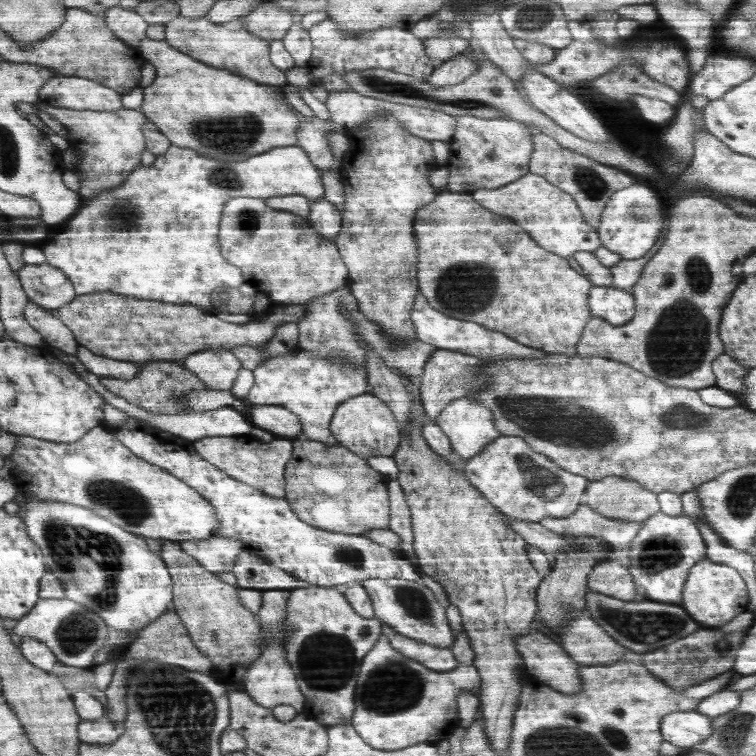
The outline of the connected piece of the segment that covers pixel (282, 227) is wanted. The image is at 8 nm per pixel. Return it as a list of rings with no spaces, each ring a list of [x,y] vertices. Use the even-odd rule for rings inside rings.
[[[238,196],[224,204],[218,228],[220,252],[234,266],[241,270],[243,282],[253,286],[257,292],[264,293],[270,301],[285,305],[300,305],[314,300],[316,297],[332,293],[348,281],[348,267],[341,258],[340,250],[335,242],[323,240],[322,234],[312,228],[308,218],[300,218],[296,214],[280,210],[272,210],[266,206],[263,198]]]

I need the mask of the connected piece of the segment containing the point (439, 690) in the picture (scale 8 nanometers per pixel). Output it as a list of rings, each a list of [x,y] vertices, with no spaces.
[[[384,633],[361,664],[362,678],[357,678],[358,714],[353,714],[351,726],[378,750],[402,750],[424,743],[436,745],[448,739],[462,726],[458,711],[462,691],[476,694],[481,687],[481,675],[472,664],[462,662],[454,671],[436,673],[402,655]]]

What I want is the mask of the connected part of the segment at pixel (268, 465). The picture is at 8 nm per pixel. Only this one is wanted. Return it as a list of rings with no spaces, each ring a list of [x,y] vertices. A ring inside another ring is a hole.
[[[250,434],[236,436],[209,436],[195,442],[198,454],[203,459],[221,467],[230,477],[256,487],[274,498],[285,497],[285,466],[292,456],[293,440],[275,436],[272,441],[264,443]]]

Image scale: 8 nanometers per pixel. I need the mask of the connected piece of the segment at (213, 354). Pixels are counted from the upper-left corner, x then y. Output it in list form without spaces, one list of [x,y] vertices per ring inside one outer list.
[[[222,346],[188,354],[184,365],[206,383],[208,390],[230,390],[242,368],[232,350]]]

